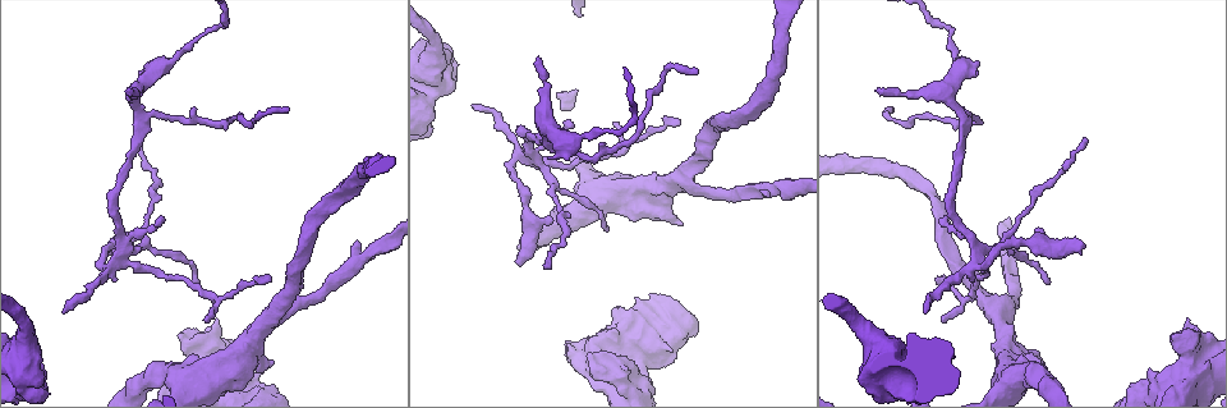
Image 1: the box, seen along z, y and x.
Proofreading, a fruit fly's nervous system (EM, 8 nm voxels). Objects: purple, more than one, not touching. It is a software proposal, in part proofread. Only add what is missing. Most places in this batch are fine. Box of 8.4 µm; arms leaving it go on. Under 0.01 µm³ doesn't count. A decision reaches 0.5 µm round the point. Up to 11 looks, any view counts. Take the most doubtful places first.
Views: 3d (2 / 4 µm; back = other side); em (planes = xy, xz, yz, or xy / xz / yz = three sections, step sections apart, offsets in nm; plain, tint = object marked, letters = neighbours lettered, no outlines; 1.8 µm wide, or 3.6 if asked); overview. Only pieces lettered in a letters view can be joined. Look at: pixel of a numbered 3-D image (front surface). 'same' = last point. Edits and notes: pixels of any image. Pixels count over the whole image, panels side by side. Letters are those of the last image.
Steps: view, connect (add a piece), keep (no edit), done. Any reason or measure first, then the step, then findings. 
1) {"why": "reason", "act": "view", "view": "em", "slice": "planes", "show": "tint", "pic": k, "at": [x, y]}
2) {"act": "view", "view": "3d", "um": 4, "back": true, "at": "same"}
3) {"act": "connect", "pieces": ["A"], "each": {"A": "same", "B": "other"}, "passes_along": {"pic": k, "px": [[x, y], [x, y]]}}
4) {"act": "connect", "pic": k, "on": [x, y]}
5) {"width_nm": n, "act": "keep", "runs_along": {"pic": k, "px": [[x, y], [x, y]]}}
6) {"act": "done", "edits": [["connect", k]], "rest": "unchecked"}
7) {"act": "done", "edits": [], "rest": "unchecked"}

{"why": "free end", "act": "view", "view": "3d", "um": 4, "pic": 1, "at": [540, 58]}

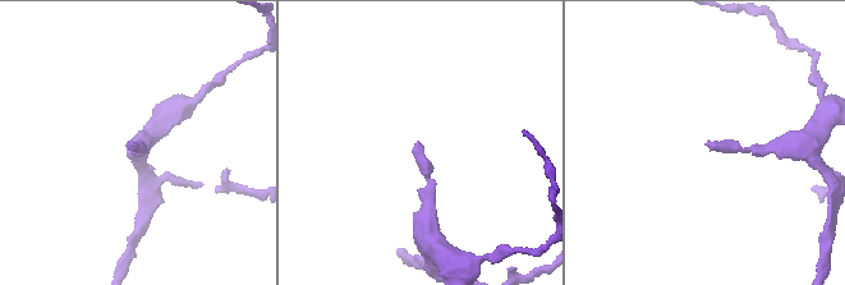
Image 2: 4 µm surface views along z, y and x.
{"why": "shape alone is not enough", "act": "view", "view": "em", "slice": "planes", "show": "letters", "pic": 2, "at": [708, 140]}

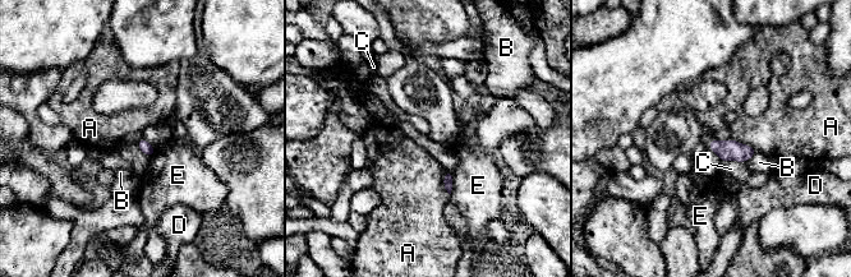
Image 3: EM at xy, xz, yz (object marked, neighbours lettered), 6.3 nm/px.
{"act": "keep", "each": {"A": "other", "B": "other", "C": "other", "D": "other", "E": "other"}, "border": {"pic": 3, "px": [[731, 138], [749, 144], [758, 151]]}, "found": "none of them fits"}

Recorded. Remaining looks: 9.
{"why": "free end", "act": "view", "view": "em", "slice": "xy", "step": 8, "show": "letters", "pic": 1, "at": [681, 222]}

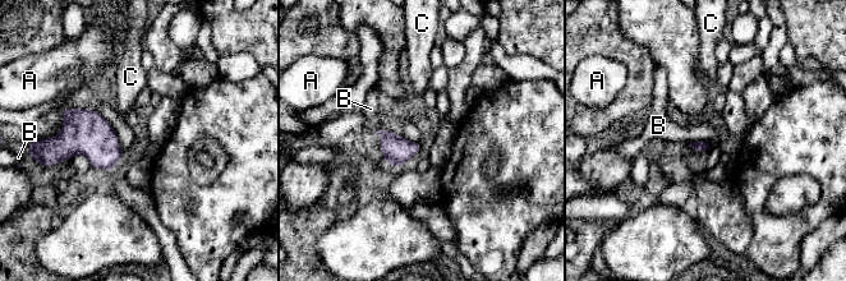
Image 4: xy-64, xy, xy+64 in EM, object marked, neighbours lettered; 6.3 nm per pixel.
{"act": "view", "view": "em", "slice": "planes", "show": "letters", "at": "same"}

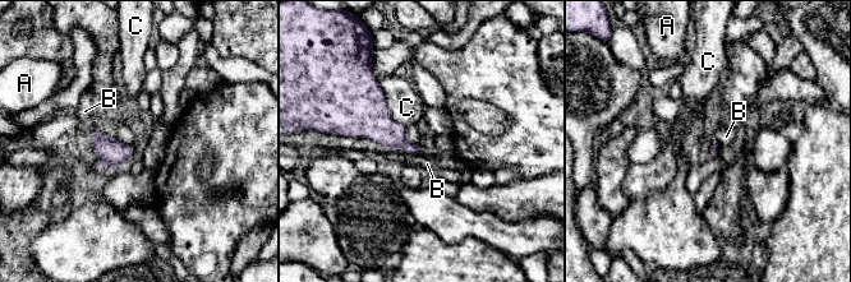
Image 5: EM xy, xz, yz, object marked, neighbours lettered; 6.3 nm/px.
{"longest_contact_nm": ["B", 240], "act": "keep", "each": {"A": "other", "B": "other", "C": "other"}, "border": {"pic": 5, "px": [[387, 148], [423, 153]]}, "found": "no lettered piece goes on from it"}

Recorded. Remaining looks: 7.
{"why": "abrupt turn", "act": "view", "view": "em", "slice": "xz", "step": 16, "show": "tint", "pic": 1, "at": [123, 254]}

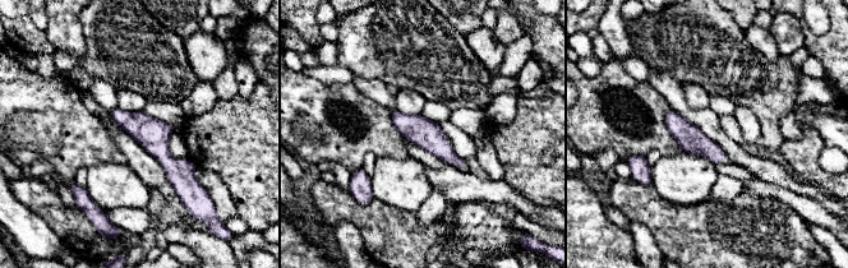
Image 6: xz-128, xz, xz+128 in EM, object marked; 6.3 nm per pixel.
{"why": "cut it another way", "act": "view", "view": "em", "slice": "planes", "show": "tint", "at": "same"}

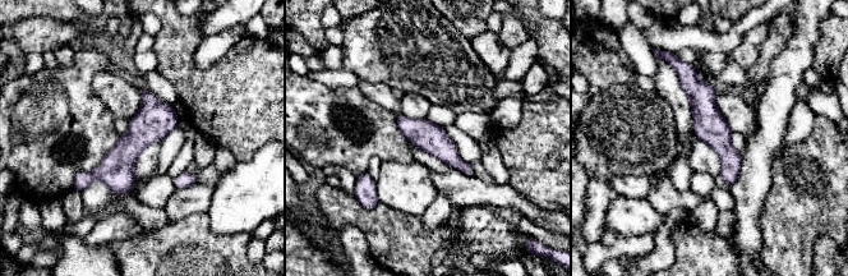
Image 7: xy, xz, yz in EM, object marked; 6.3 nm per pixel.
{"why": "see the neighbours", "act": "view", "view": "em", "slice": "planes", "show": "letters", "at": "same"}

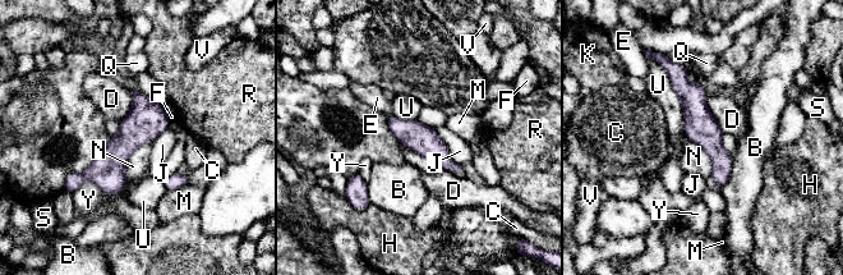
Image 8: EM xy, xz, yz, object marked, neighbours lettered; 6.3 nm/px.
{"act": "keep", "each": {"B": "other", "C": "other", "D": "other", "E": "other", "F": "other", "H": "other", "J": "other", "K": "other", "M": "other", "N": "other", "Q": "other", "R": "other", "S": "other", "U": "other", "V": "other", "Y": "other"}, "border": {"pic": 8, "px": [[150, 142], [128, 159], [127, 179]]}, "found": "none of them fits"}

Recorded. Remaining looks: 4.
{"why": "sharp bend", "act": "view", "view": "em", "um": 3.6, "slice": "planes", "show": "letters", "pic": 1, "at": [899, 365]}

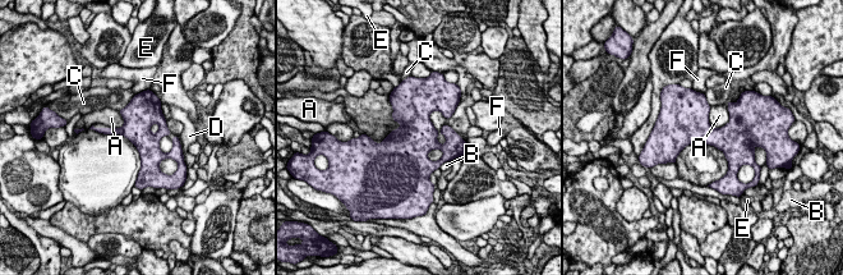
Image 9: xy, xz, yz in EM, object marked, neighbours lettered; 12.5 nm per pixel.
{"act": "keep", "each": {"A": "other", "B": "other", "C": "other", "D": "other", "E": "other", "F": "other"}, "found": "none of them fits"}

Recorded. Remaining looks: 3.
{"act": "done", "edits": [], "rest": "unchecked"}

